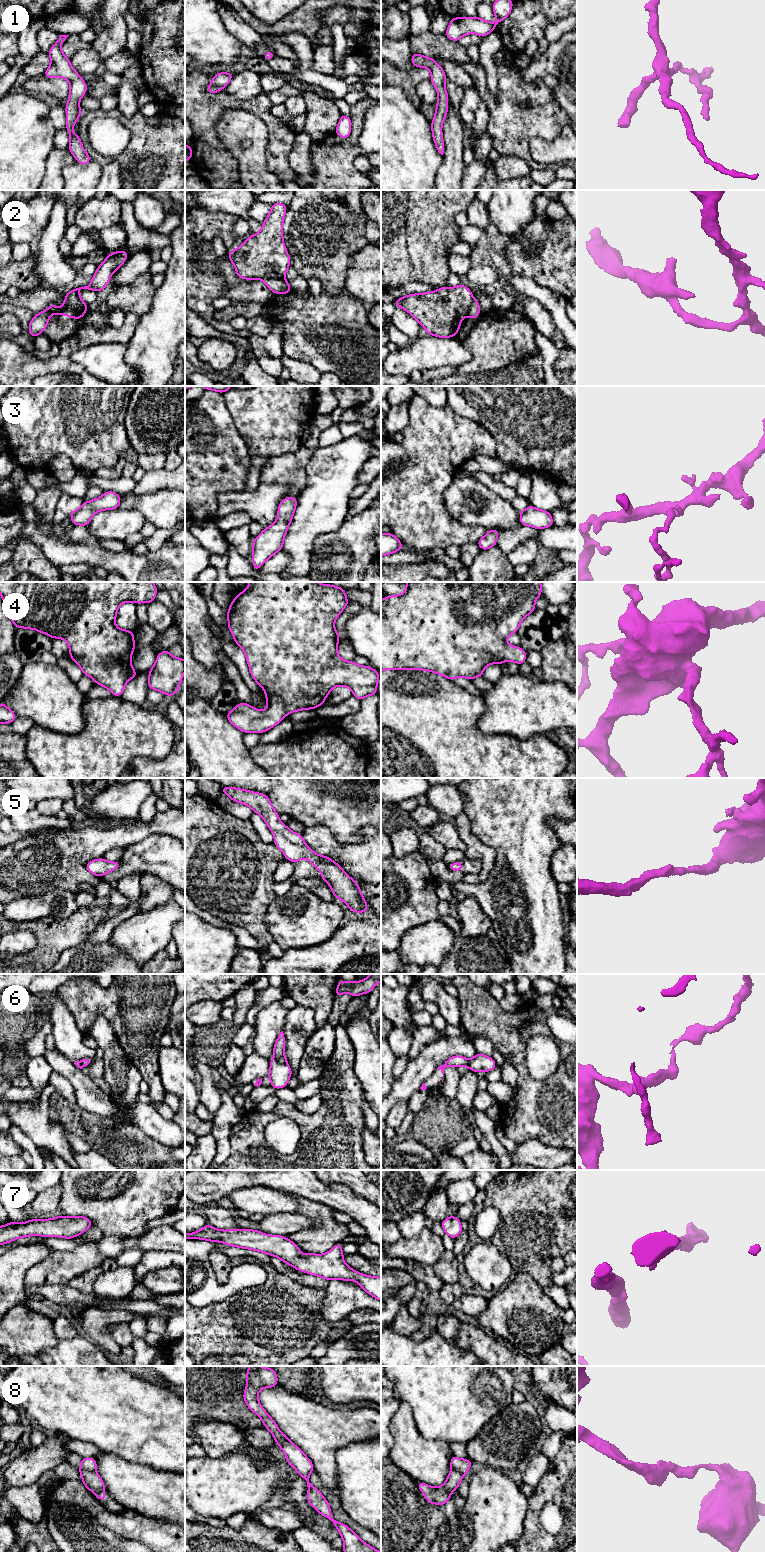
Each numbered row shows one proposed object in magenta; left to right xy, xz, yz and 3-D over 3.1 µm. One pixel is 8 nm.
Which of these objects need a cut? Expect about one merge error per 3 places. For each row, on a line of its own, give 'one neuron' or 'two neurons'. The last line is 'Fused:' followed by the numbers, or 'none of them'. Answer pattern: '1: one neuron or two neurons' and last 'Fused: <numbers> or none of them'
1: one neuron
2: two neurons
3: one neuron
4: one neuron
5: one neuron
6: two neurons
7: one neuron
8: two neurons
Fused: 2, 6, 8

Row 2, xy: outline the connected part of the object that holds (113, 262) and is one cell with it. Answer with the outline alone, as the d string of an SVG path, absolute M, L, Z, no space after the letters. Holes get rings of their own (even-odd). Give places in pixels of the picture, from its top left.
M125 250L117 251L107 255L103 263L98 265L97 271L92 276L91 284L84 287L73 289L66 294L64 305L59 308L53 304L49 304L48 309L39 312L29 322L29 334L35 338L42 334L48 325L49 318L52 314L60 314L64 310L75 309L79 310L81 316L88 312L88 305L80 298L81 289L88 289L95 292L106 288L114 271L117 271L126 261L129 254Z

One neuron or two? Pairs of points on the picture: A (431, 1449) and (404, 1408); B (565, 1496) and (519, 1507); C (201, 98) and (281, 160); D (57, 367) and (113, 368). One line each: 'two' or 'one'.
A: one
B: two
C: one
D: two

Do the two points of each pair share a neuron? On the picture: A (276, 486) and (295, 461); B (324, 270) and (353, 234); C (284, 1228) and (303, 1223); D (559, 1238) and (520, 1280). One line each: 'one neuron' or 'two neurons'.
A: one neuron
B: one neuron
C: one neuron
D: two neurons

